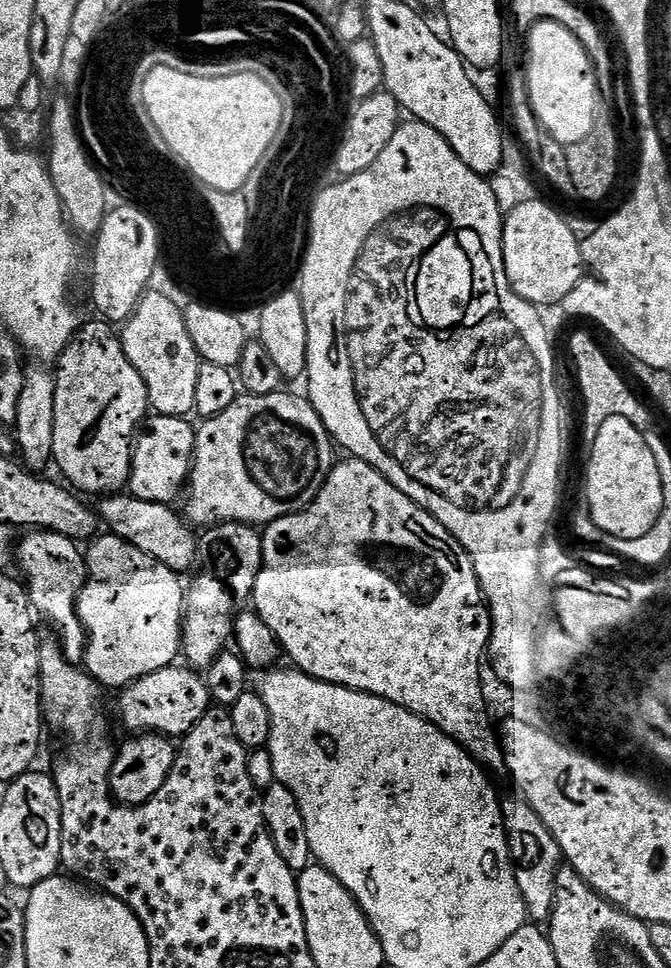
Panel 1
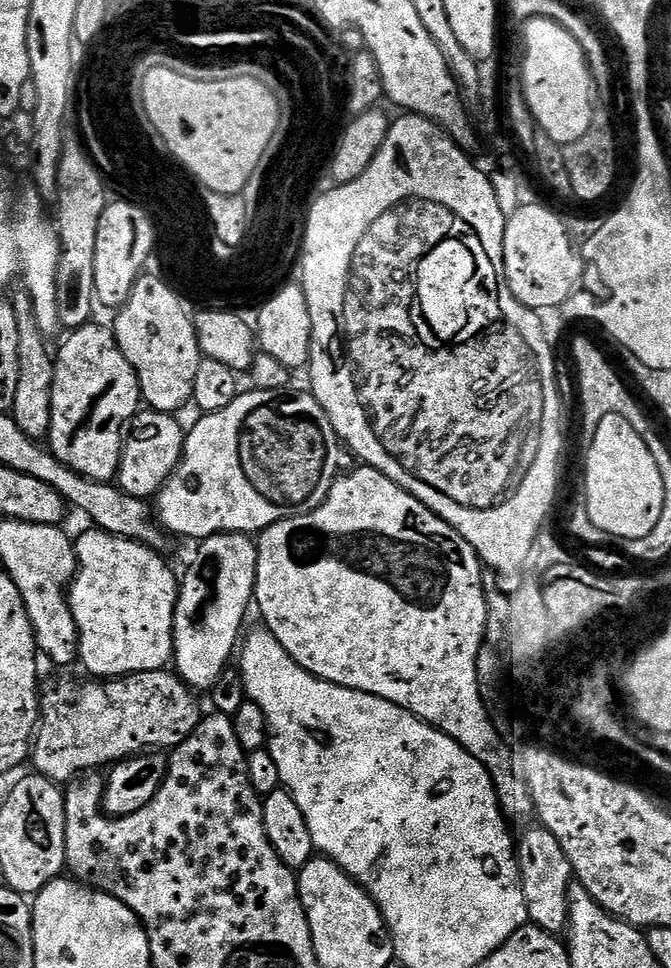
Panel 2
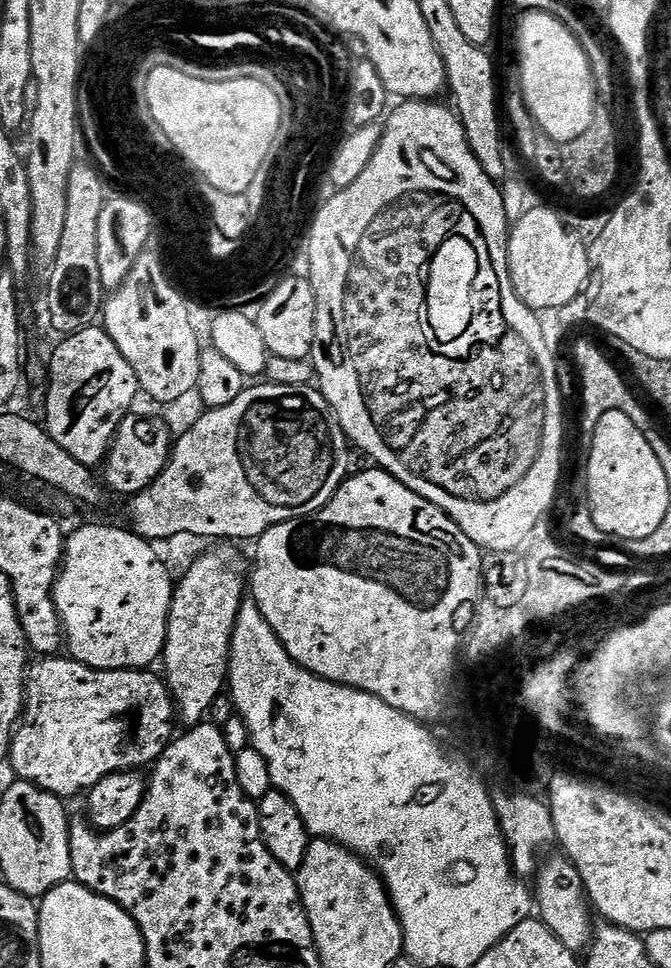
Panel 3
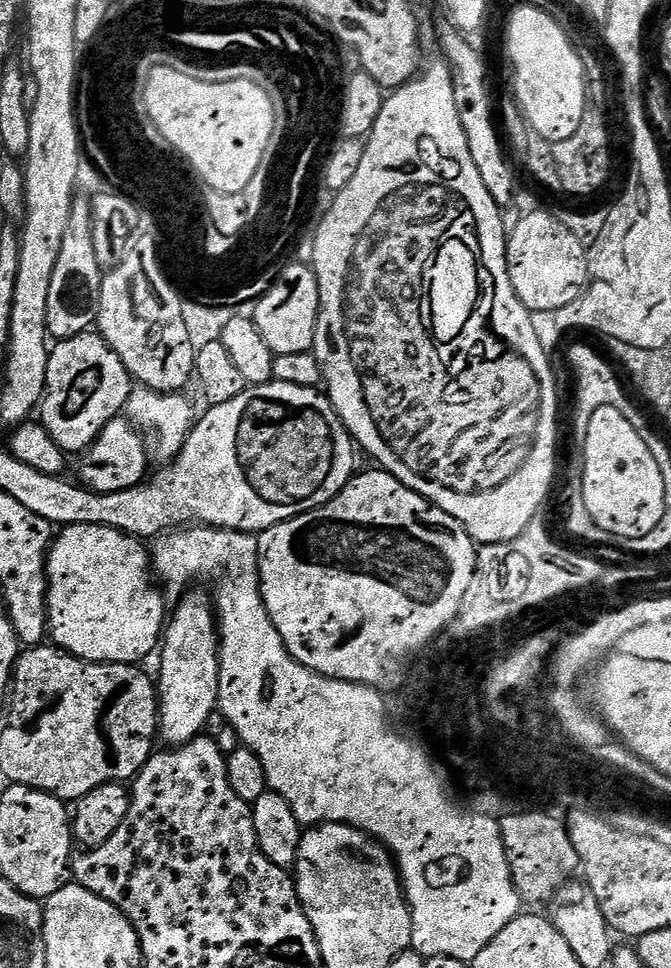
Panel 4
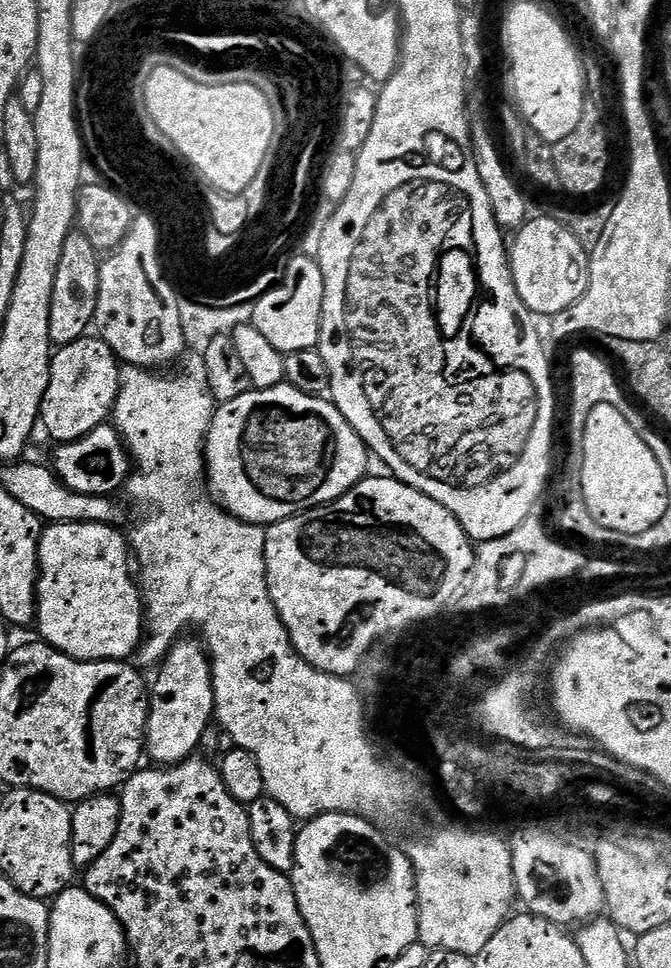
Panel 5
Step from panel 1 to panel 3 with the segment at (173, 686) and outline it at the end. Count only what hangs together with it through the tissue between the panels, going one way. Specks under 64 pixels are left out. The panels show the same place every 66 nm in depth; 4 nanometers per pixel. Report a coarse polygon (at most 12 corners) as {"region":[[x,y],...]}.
{"region":[[29,667],[10,765],[61,798],[155,765],[155,671]]}

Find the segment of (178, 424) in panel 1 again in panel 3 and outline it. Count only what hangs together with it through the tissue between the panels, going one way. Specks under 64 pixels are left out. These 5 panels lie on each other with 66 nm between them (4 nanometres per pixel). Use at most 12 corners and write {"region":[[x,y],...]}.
{"region":[[125,416],[102,466],[126,498],[150,486],[171,459],[160,418]]}

